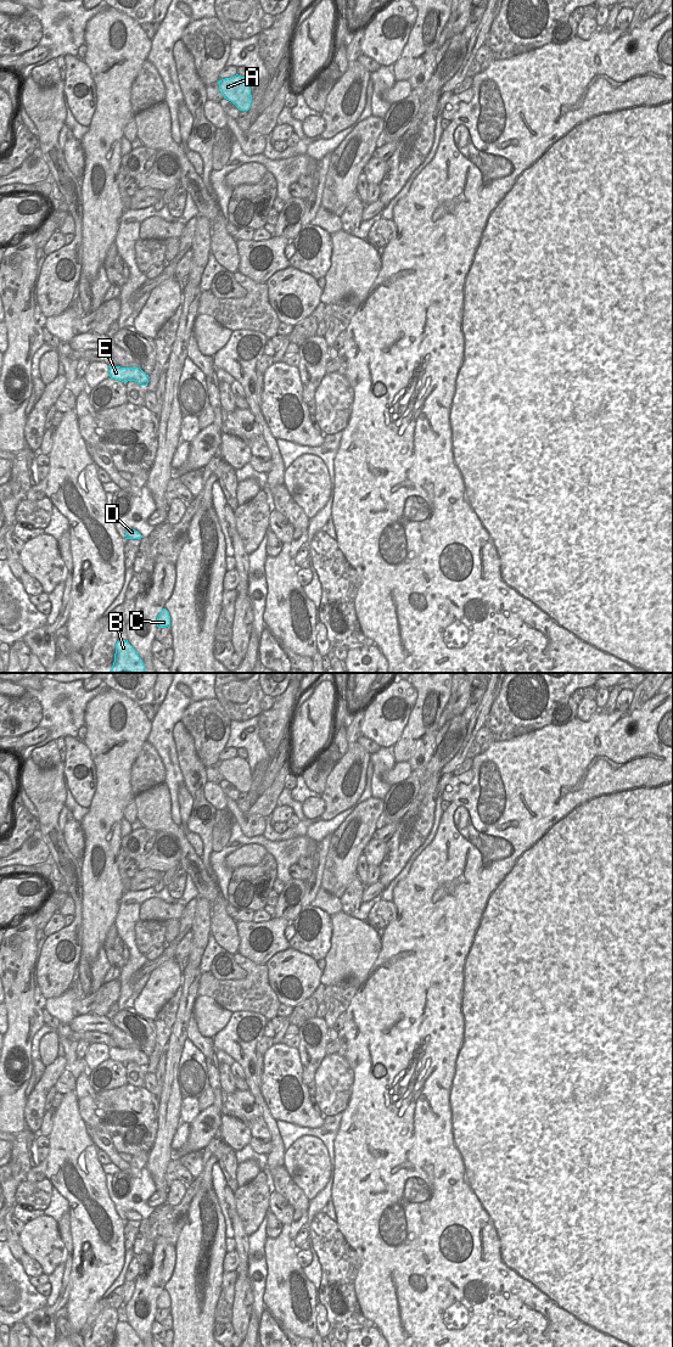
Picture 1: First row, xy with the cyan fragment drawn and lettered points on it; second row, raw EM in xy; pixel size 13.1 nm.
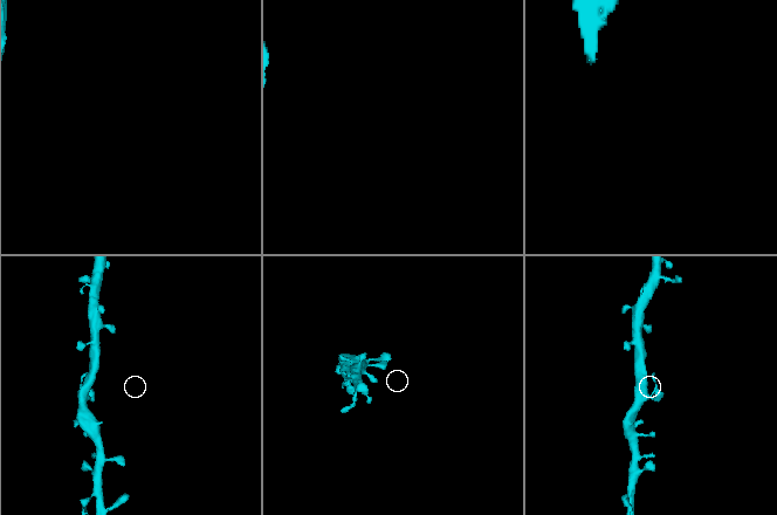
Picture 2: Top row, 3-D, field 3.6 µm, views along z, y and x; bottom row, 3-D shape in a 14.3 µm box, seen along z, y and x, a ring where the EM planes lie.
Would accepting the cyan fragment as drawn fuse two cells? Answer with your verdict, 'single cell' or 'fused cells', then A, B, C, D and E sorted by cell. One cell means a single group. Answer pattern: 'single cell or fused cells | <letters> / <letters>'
single cell | A B C D E

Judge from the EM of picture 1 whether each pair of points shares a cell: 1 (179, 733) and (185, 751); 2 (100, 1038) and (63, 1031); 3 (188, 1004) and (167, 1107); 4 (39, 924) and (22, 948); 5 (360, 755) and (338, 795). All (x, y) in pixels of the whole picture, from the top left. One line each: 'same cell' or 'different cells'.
1: same cell
2: same cell
3: same cell
4: different cells
5: same cell

